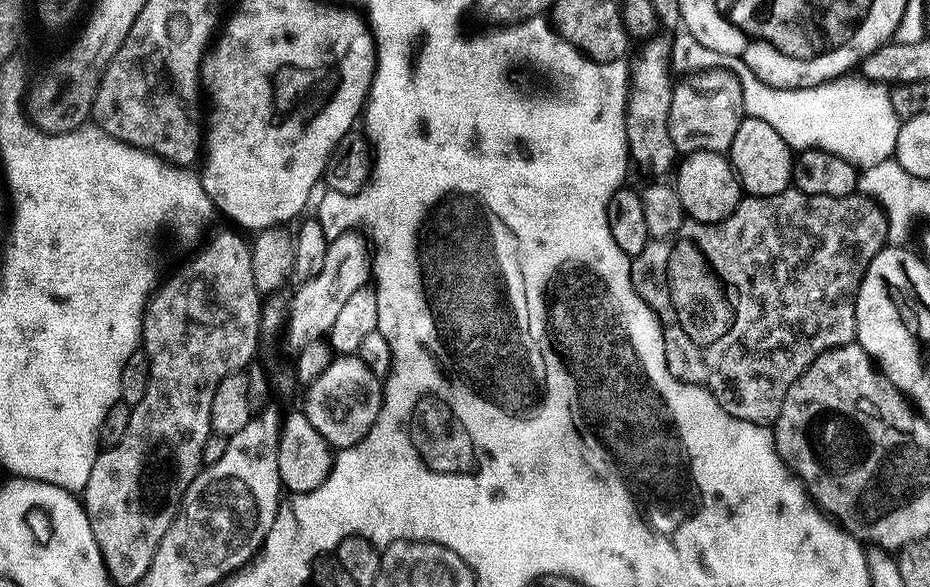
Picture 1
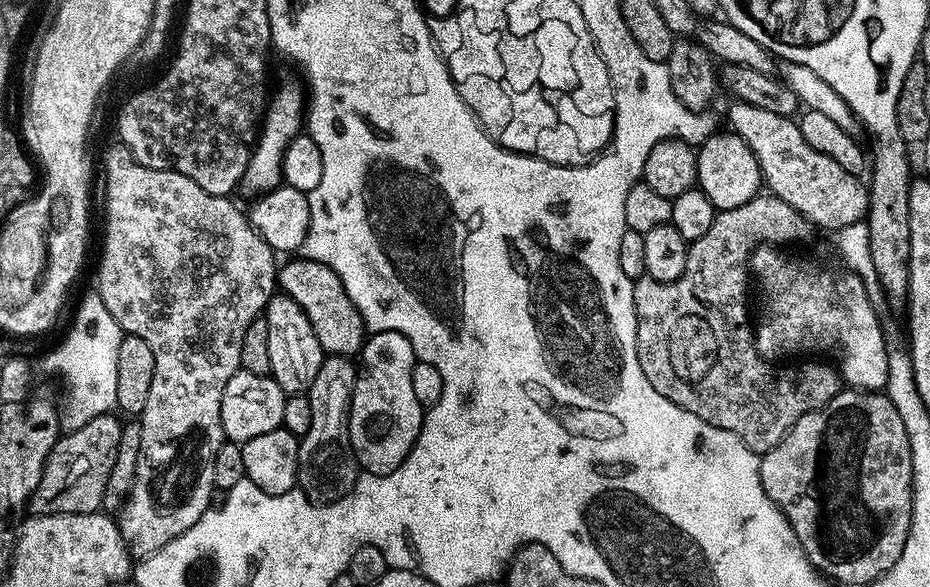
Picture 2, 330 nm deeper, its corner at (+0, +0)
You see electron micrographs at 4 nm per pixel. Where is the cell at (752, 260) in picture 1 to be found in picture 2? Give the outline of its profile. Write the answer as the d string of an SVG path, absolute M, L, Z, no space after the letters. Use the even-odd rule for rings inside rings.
M758 194L746 206L738 206L734 210L725 212L717 211L714 222L702 238L691 241L688 246L688 257L686 258L686 270L670 284L663 284L657 280L641 278L632 284L634 290L634 310L636 311L636 362L642 366L644 378L650 382L654 390L662 398L666 398L669 404L676 404L682 410L702 418L707 424L714 424L722 430L730 430L738 438L742 438L744 445L757 454L763 454L778 446L782 438L802 418L802 414L807 412L817 412L819 408L824 408L833 398L842 391L842 381L839 371L828 362L804 362L801 368L784 368L781 372L775 372L773 365L765 360L759 352L756 351L754 343L754 328L750 323L750 312L748 316L748 288L750 292L750 268L749 264L753 252L761 246L792 246L799 240L808 240L814 233L814 225L808 221L794 206L782 202L782 198L771 194Z

